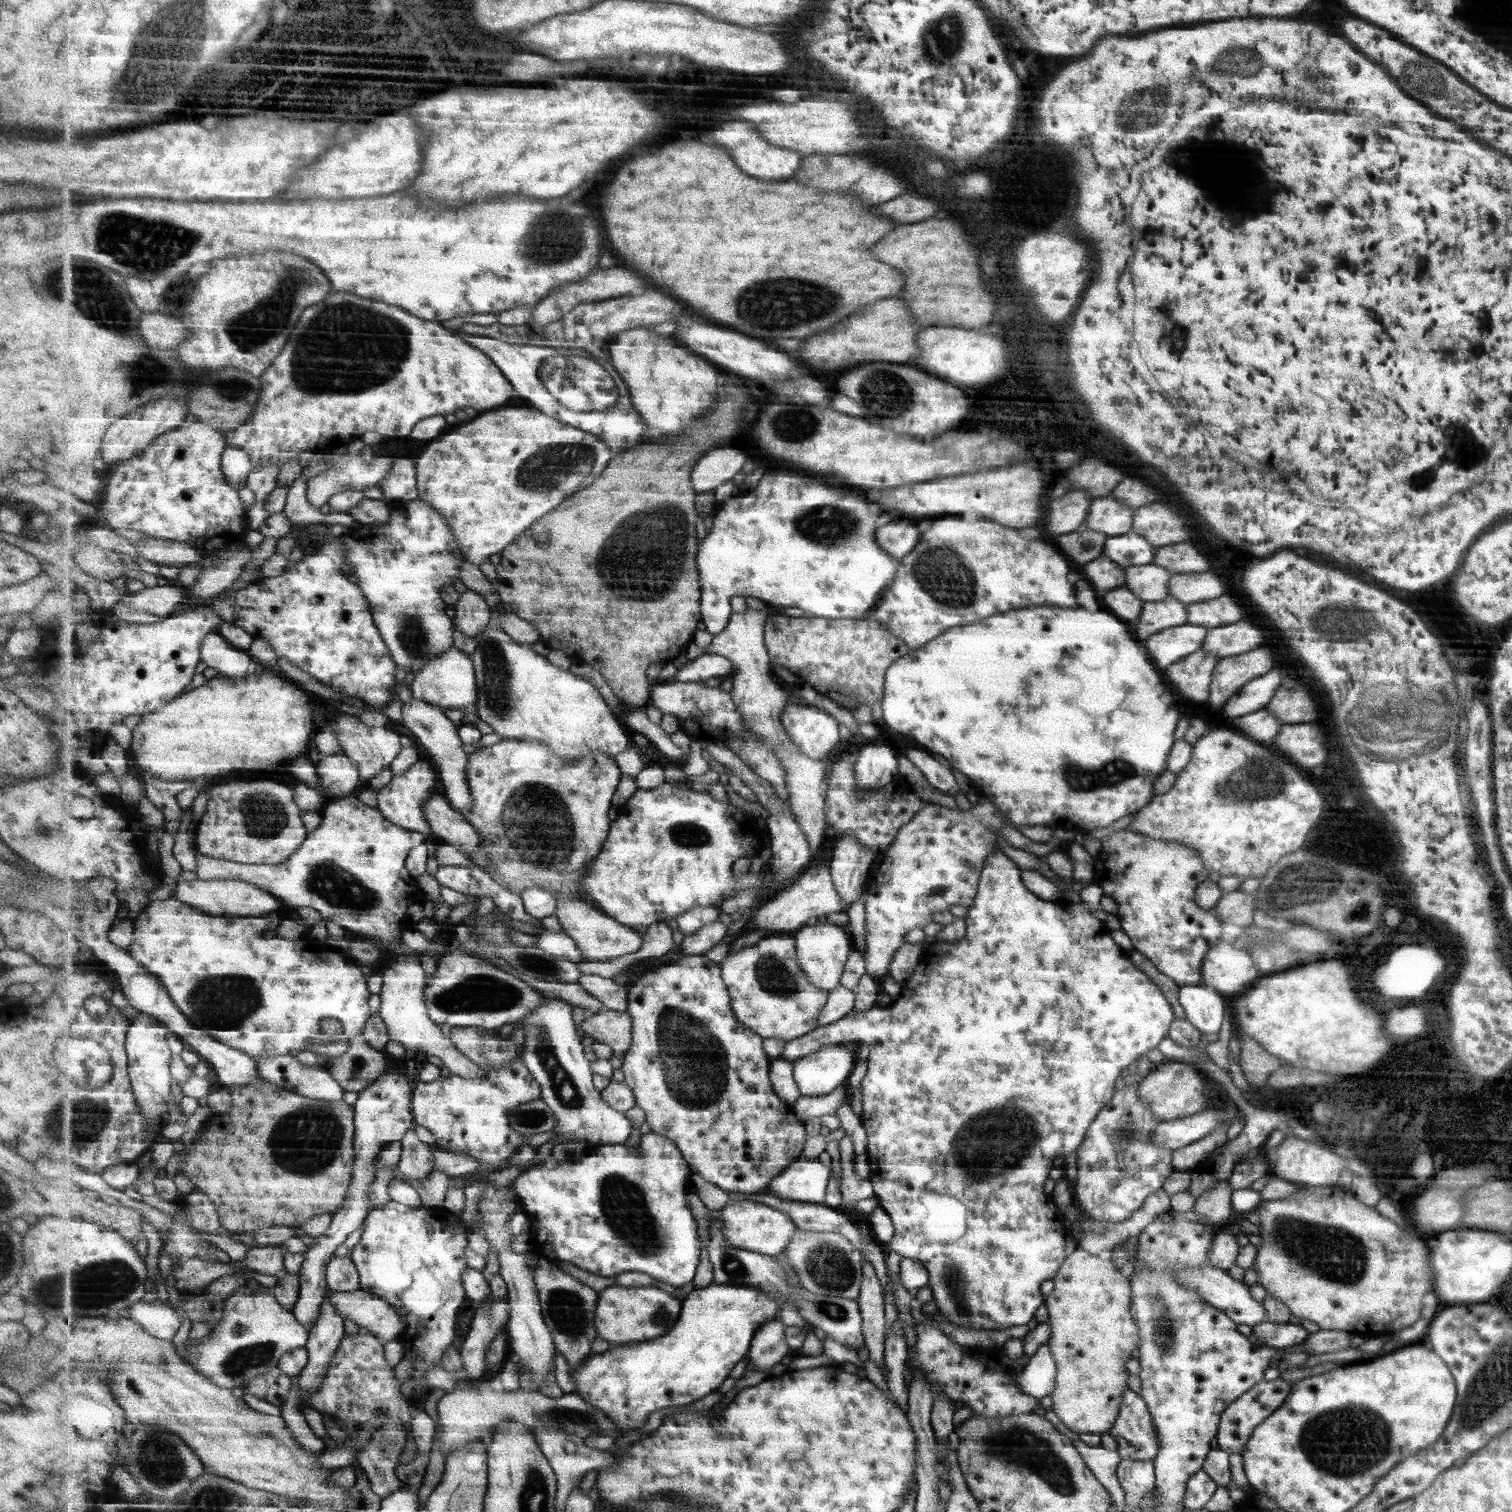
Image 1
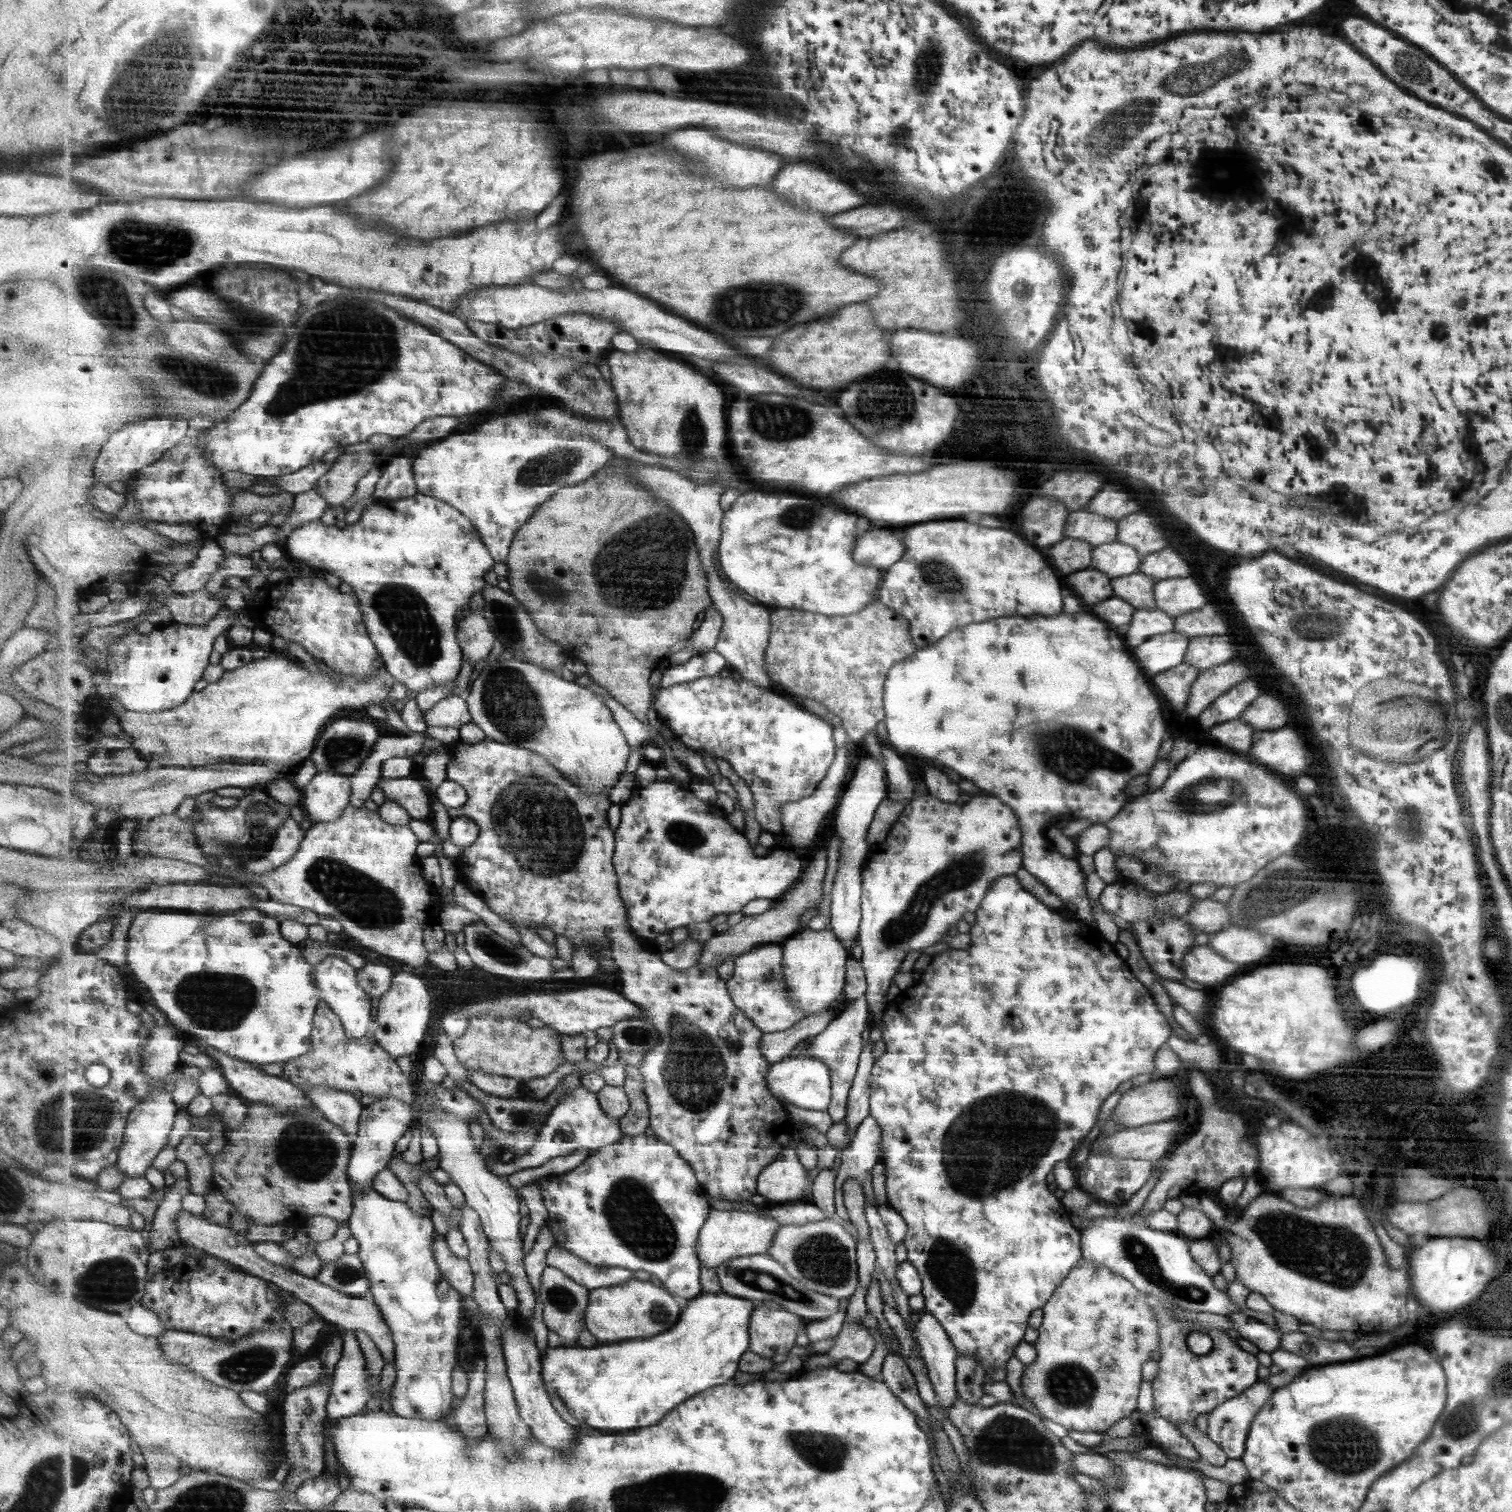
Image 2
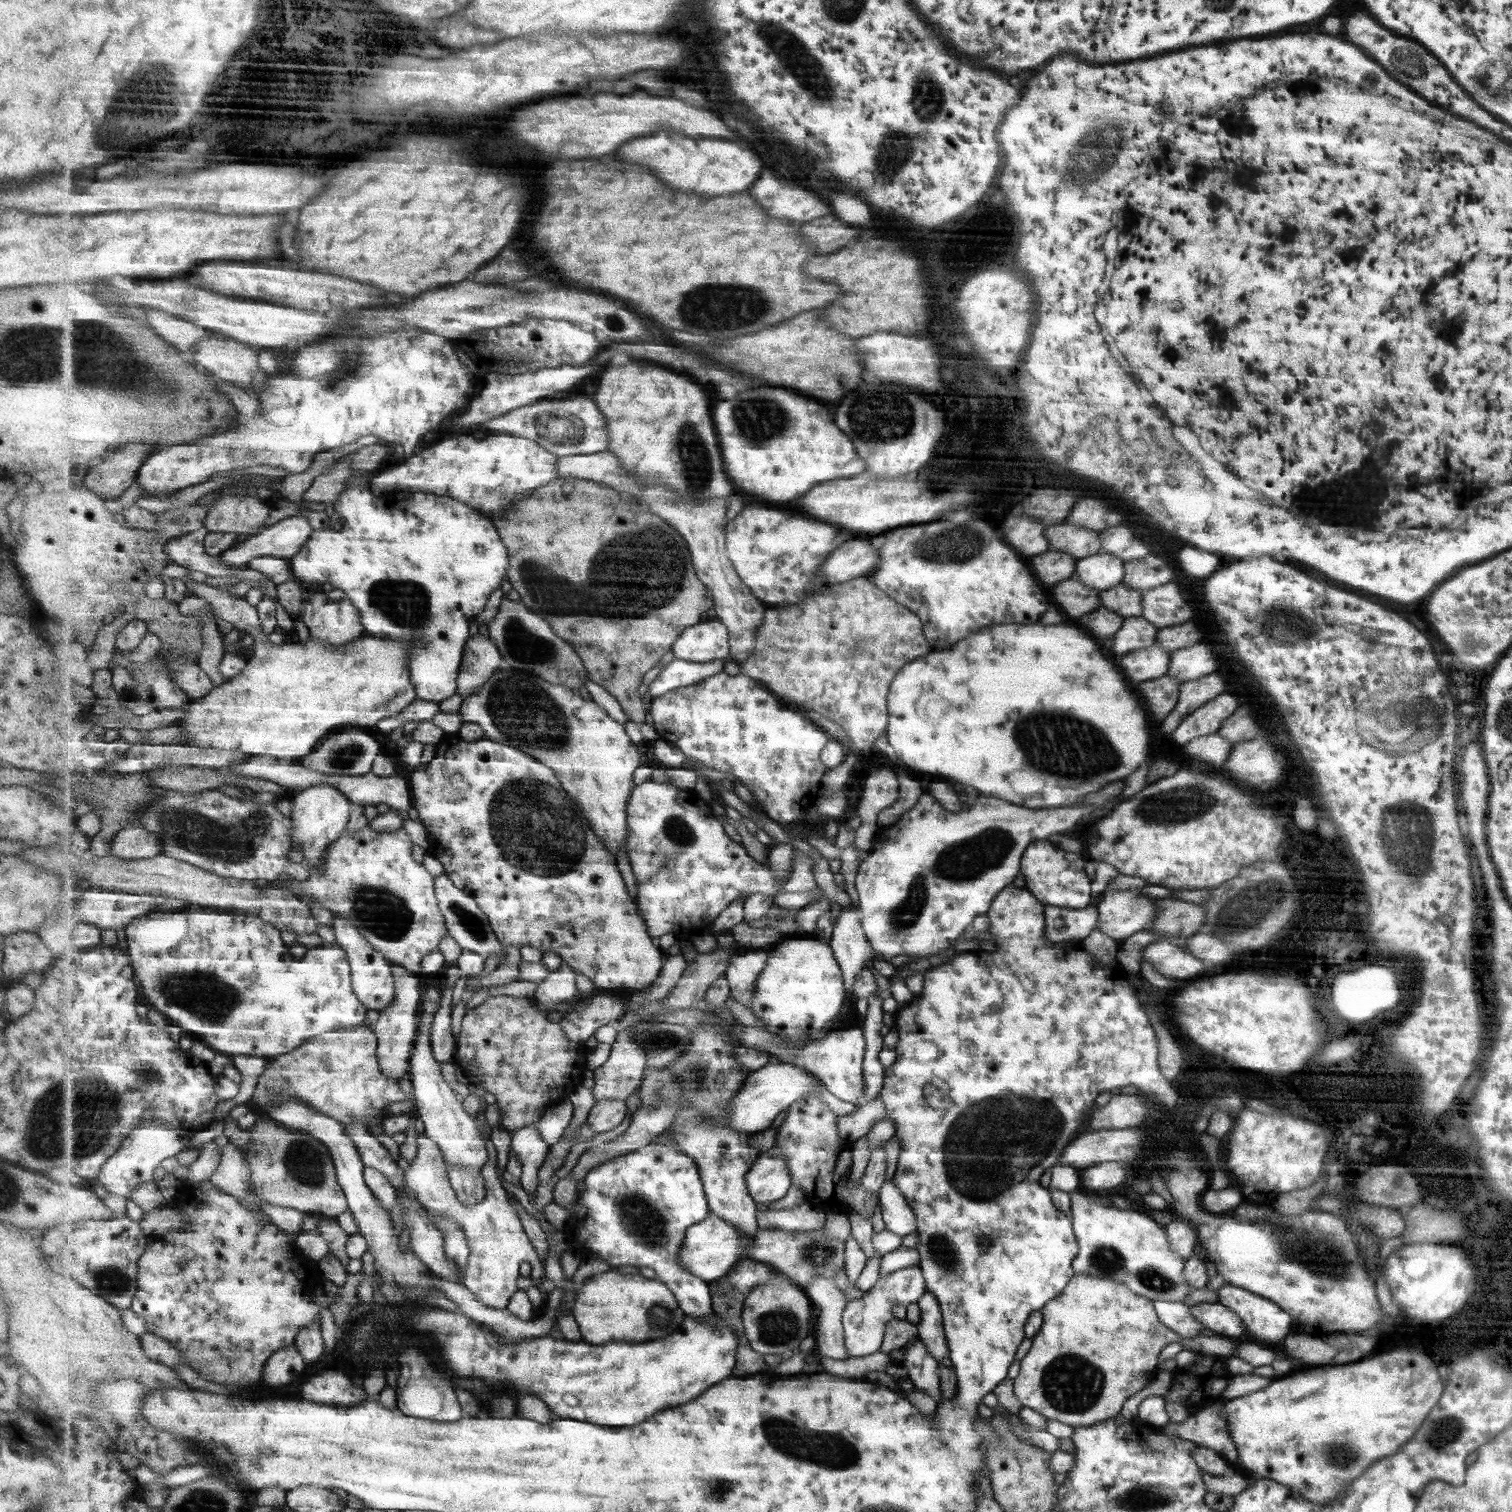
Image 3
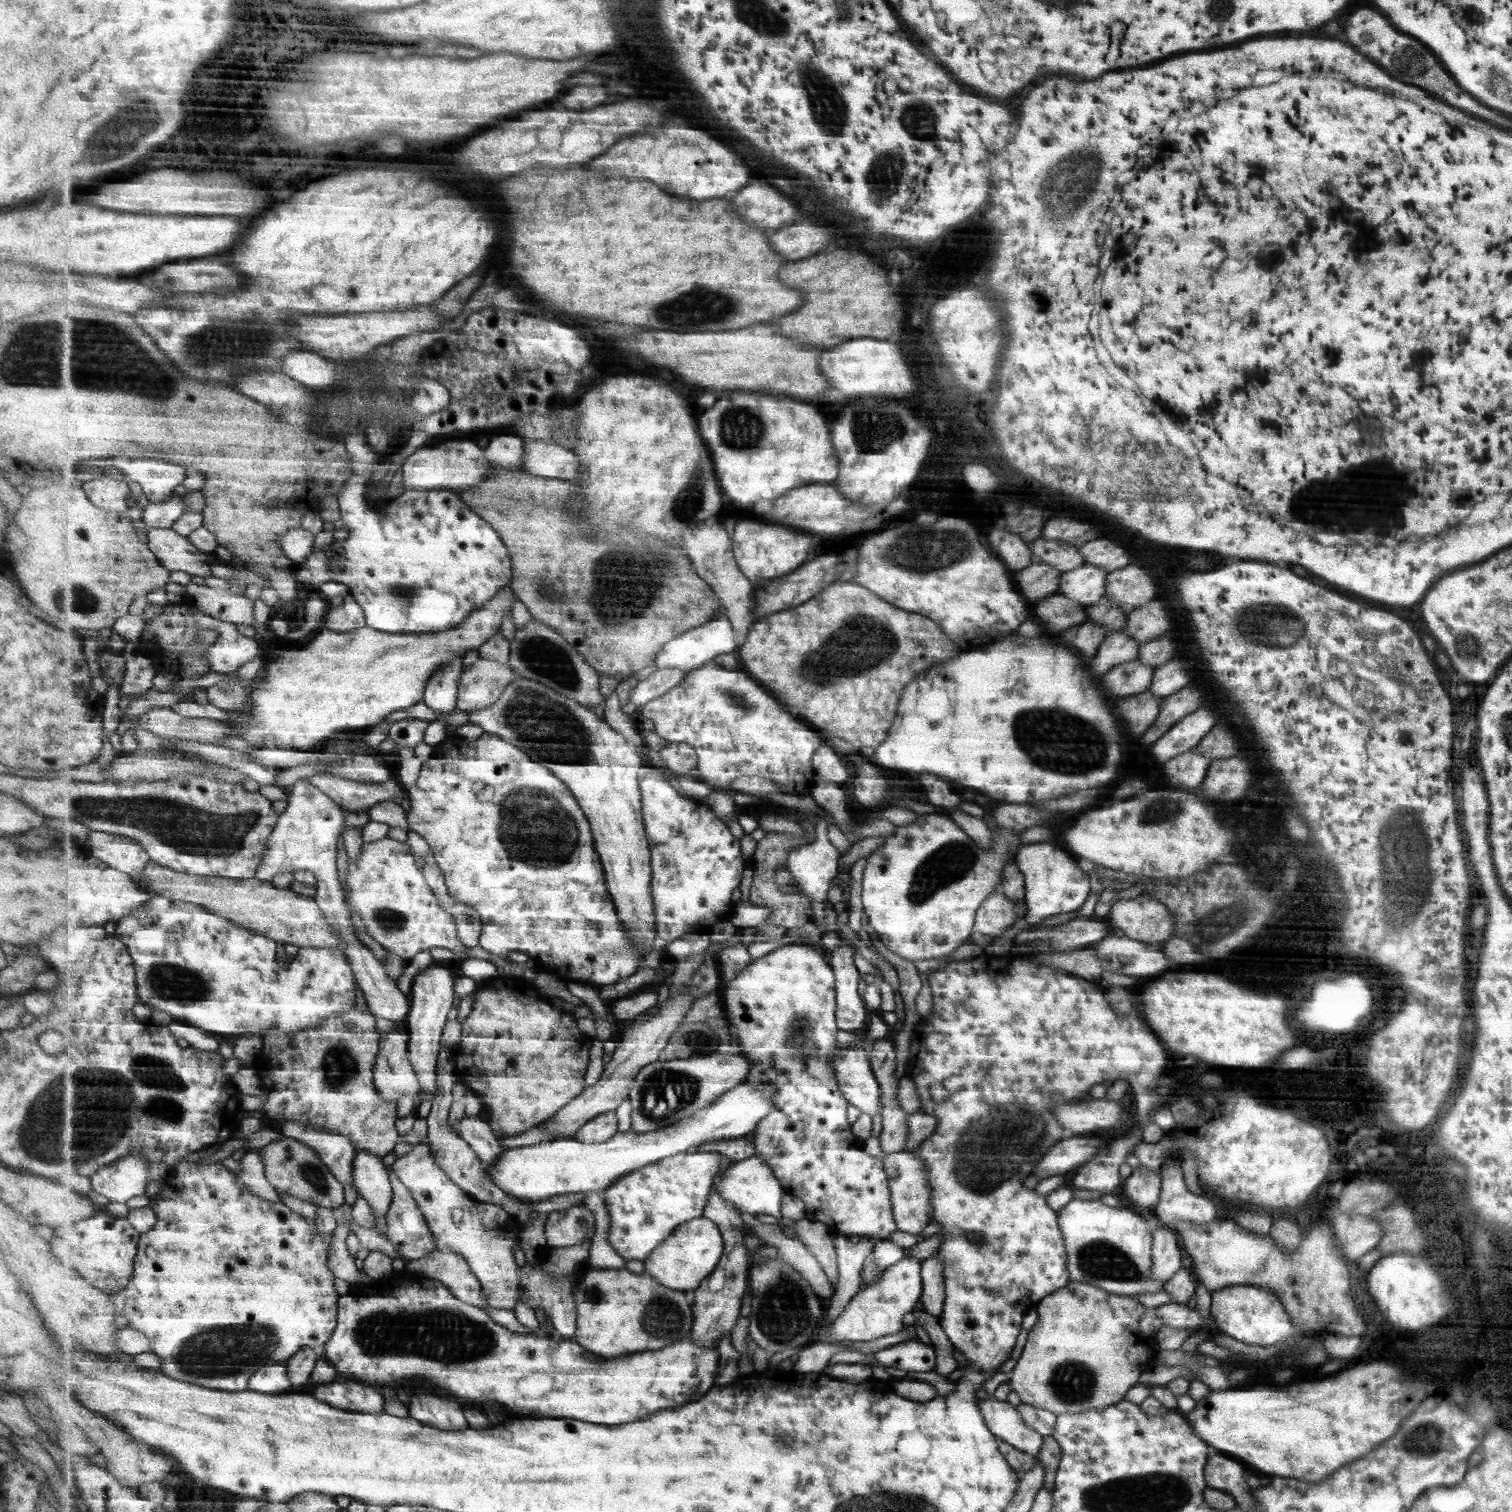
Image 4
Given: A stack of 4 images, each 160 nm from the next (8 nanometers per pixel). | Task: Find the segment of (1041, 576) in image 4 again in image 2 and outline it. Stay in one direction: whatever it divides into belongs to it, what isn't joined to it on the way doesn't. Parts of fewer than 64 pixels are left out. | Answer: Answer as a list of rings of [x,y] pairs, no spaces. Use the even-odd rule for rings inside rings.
[[[1063,538],[1044,550],[1045,556],[1054,570],[1065,577],[1074,572],[1089,568],[1091,546],[1078,538]]]

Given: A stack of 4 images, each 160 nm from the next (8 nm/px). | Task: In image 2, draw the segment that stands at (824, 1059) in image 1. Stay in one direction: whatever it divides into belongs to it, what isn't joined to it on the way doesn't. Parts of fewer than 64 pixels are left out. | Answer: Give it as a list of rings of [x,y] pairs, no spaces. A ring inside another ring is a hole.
[[[799,1054],[795,1058],[789,1057],[773,1063],[766,1079],[770,1091],[784,1106],[791,1104],[805,1110],[828,1112],[834,1094],[830,1076],[831,1067],[817,1059],[817,1056]]]

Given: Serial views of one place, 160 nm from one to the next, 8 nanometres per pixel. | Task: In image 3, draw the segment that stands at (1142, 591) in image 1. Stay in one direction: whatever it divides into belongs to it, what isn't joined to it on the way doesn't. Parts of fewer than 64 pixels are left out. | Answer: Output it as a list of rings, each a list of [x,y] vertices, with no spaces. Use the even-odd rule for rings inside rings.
[[[1121,582],[1109,590],[1099,592],[1098,599],[1100,606],[1109,608],[1109,611],[1123,619],[1142,614],[1140,593],[1135,592]]]

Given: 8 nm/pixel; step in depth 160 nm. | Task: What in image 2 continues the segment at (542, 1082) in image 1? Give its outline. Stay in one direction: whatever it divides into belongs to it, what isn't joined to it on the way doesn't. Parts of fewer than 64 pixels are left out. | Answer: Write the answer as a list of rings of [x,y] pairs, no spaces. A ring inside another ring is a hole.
[[[580,1082],[580,1086],[571,1087],[566,1091],[565,1097],[559,1105],[552,1110],[549,1118],[544,1124],[542,1133],[535,1146],[523,1156],[517,1155],[509,1164],[500,1161],[499,1155],[495,1161],[486,1161],[487,1170],[501,1178],[508,1178],[511,1174],[524,1168],[538,1170],[549,1160],[558,1156],[573,1154],[576,1150],[586,1148],[592,1152],[601,1147],[613,1144],[623,1135],[619,1120],[613,1120],[603,1111],[598,1094],[591,1092]]]

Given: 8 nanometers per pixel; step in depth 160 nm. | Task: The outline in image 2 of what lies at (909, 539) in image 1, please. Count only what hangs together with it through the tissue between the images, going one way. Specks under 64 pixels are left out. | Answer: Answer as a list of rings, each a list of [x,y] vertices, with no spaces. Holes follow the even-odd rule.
[[[862,530],[853,550],[855,563],[879,570],[898,563],[902,556],[901,536],[893,530]]]

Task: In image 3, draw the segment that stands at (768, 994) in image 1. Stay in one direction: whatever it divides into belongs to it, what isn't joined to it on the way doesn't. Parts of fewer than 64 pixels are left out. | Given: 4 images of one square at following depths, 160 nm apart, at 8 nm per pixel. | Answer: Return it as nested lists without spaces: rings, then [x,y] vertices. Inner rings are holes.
[[[769,949],[745,950],[730,960],[726,977],[730,982],[732,996],[737,1002],[752,1010],[755,981],[764,971],[770,958]]]

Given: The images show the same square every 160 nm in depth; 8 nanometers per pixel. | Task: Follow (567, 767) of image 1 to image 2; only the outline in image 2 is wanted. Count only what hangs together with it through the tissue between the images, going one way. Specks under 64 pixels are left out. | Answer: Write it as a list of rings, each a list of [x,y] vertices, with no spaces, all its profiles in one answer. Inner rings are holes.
[[[487,738],[477,744],[467,744],[457,740],[451,747],[451,760],[447,763],[447,780],[452,780],[465,788],[467,801],[457,808],[447,809],[449,817],[452,819],[462,816],[469,816],[480,826],[480,835],[475,844],[463,848],[462,855],[457,864],[458,881],[466,884],[473,894],[480,896],[499,916],[512,922],[519,928],[530,928],[536,930],[538,926],[546,926],[553,930],[555,934],[560,934],[568,938],[574,948],[578,944],[590,944],[592,948],[600,948],[598,952],[599,974],[603,976],[616,976],[623,985],[623,994],[638,1004],[642,1008],[642,1018],[652,1022],[661,1034],[661,1043],[657,1049],[651,1049],[639,1071],[644,1079],[644,1094],[647,1094],[647,1102],[651,1108],[650,1128],[655,1132],[655,1136],[667,1144],[675,1147],[675,1150],[695,1169],[699,1183],[706,1190],[711,1198],[722,1198],[729,1202],[744,1202],[751,1200],[758,1194],[758,1180],[762,1175],[762,1170],[766,1169],[776,1156],[788,1150],[793,1138],[798,1135],[799,1130],[795,1123],[791,1123],[787,1118],[785,1106],[770,1091],[767,1084],[766,1075],[771,1072],[771,1062],[765,1059],[761,1053],[761,1040],[764,1033],[735,1003],[729,992],[727,982],[718,973],[717,968],[701,968],[700,963],[690,970],[672,969],[663,959],[659,950],[653,949],[646,940],[641,938],[631,926],[628,906],[622,897],[622,890],[619,888],[619,875],[614,865],[616,852],[617,835],[609,828],[607,821],[607,810],[611,806],[608,792],[583,792],[580,786],[573,784],[563,776],[563,773],[555,768],[547,757],[541,756],[538,752],[533,752],[528,748],[521,748],[515,744],[503,744],[497,740]]]

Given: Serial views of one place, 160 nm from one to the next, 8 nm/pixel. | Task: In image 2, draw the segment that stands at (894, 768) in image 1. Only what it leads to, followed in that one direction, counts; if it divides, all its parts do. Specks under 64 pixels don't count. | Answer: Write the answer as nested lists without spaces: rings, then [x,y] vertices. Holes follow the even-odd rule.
[[[868,756],[865,760],[859,761],[855,775],[845,787],[840,805],[834,813],[835,832],[842,839],[842,845],[839,848],[839,869],[837,869],[832,892],[832,922],[830,926],[843,943],[850,958],[853,956],[853,946],[860,942],[863,871],[869,854],[867,827],[876,806],[885,796],[887,796],[887,787],[885,787],[883,764],[879,764]]]

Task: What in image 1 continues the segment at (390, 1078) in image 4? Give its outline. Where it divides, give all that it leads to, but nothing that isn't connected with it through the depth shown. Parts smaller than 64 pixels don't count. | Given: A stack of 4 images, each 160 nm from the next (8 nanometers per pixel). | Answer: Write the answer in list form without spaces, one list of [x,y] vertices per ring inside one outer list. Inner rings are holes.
[[[399,956],[396,960],[381,968],[384,987],[381,991],[382,1005],[380,1017],[388,1030],[391,1041],[397,1041],[404,1049],[421,1051],[438,1057],[452,1074],[467,1079],[485,1079],[485,1072],[475,1062],[467,1059],[456,1047],[448,1032],[444,1032],[431,1017],[426,1003],[427,972],[415,957]]]

